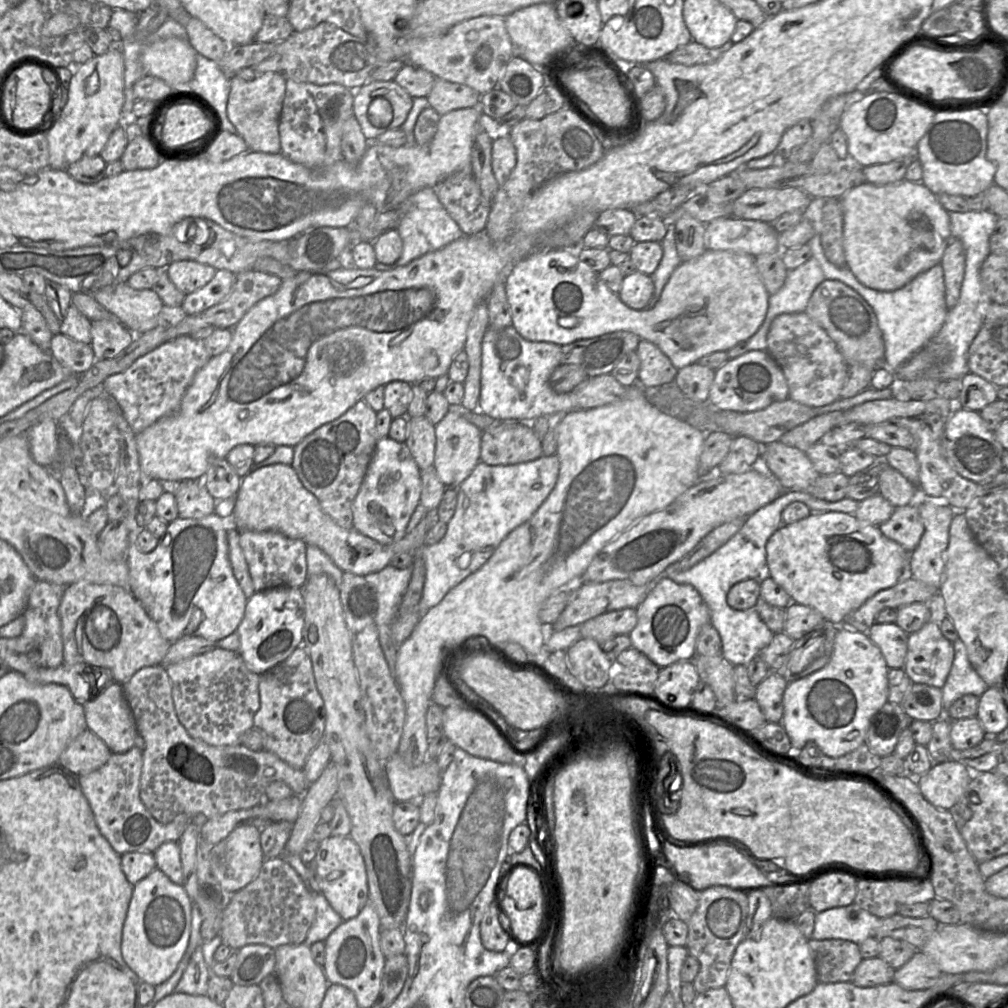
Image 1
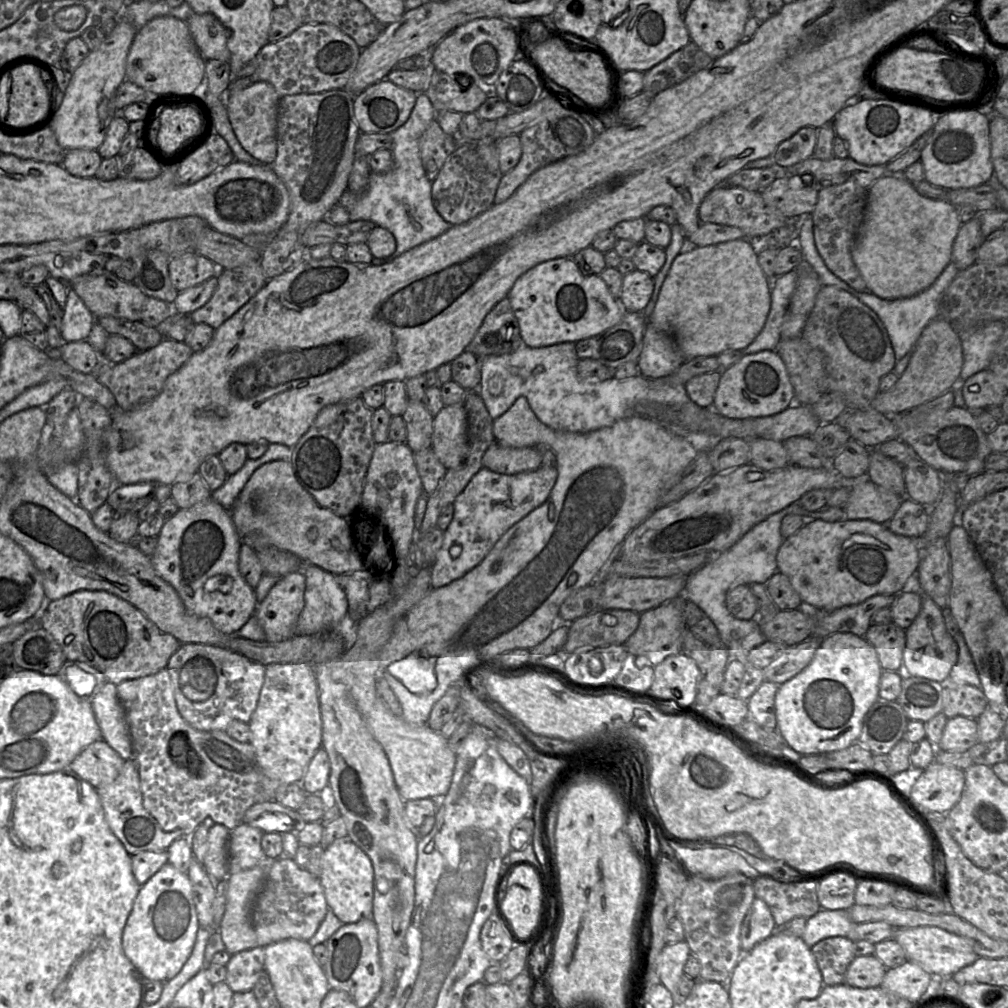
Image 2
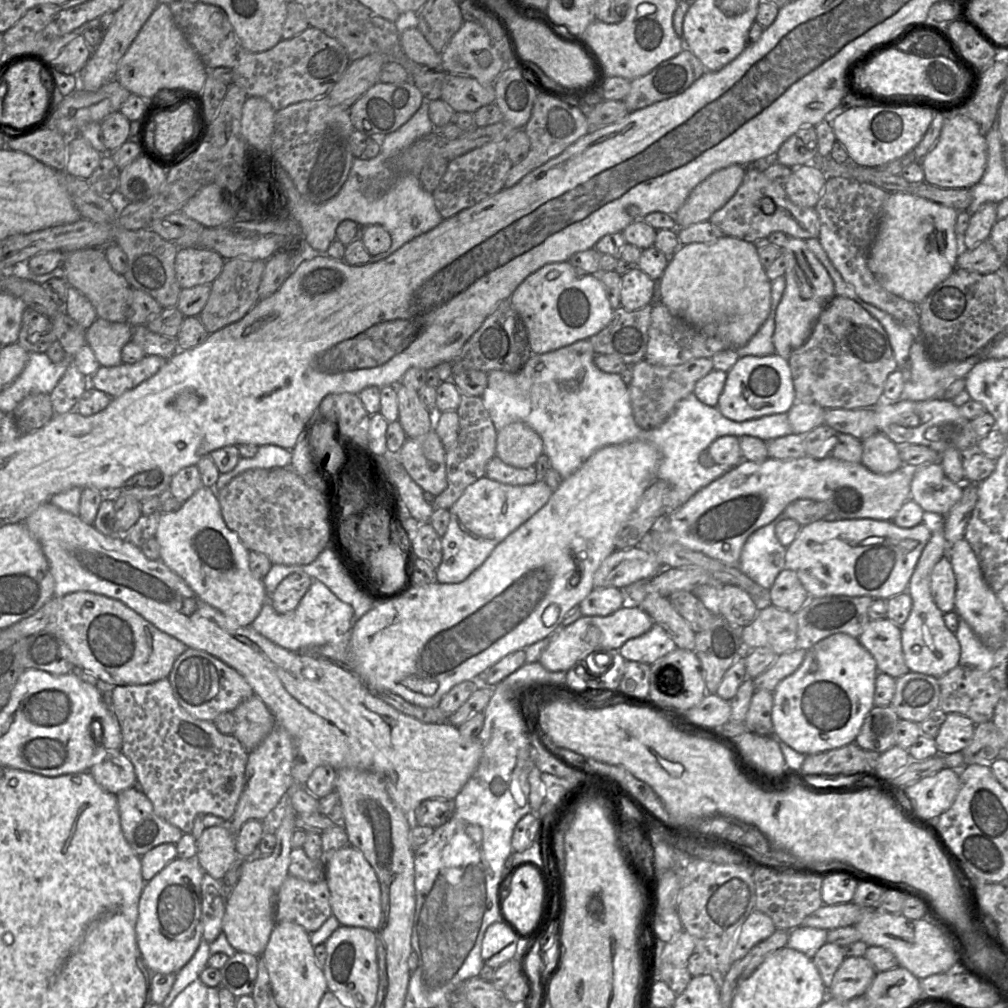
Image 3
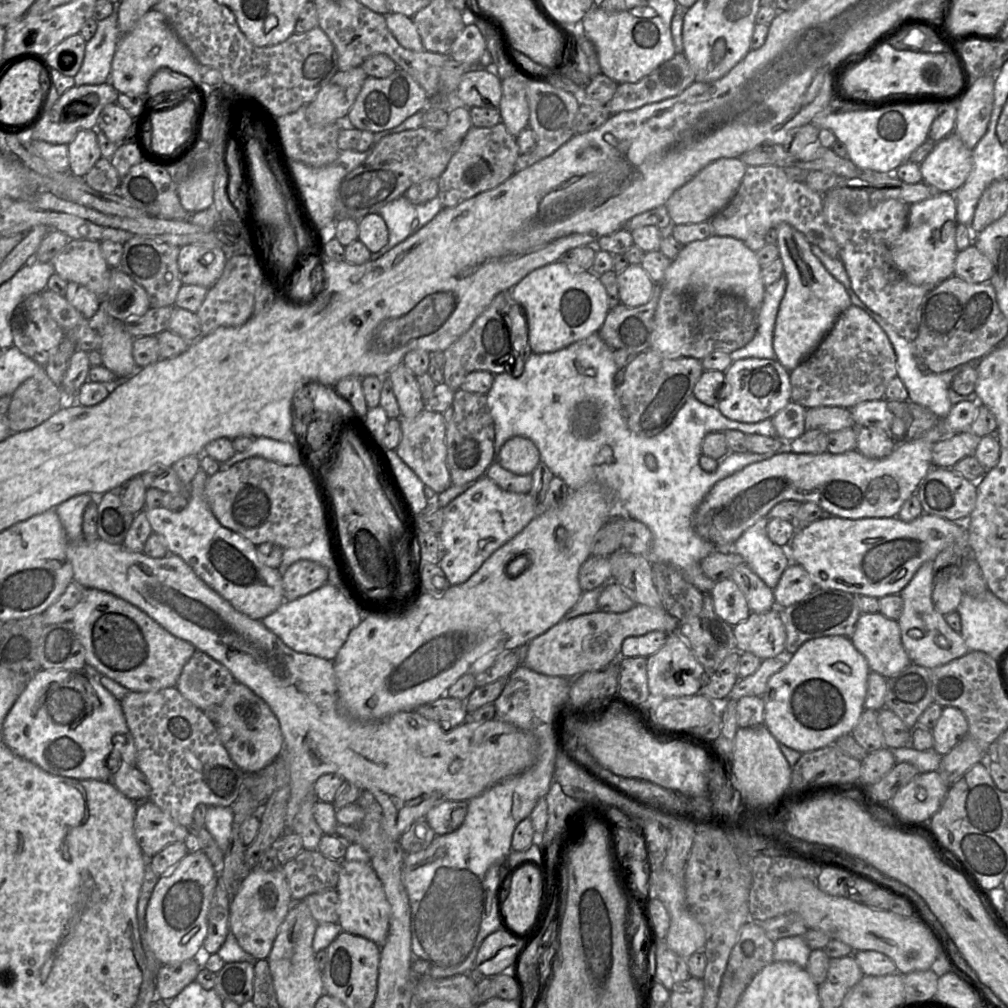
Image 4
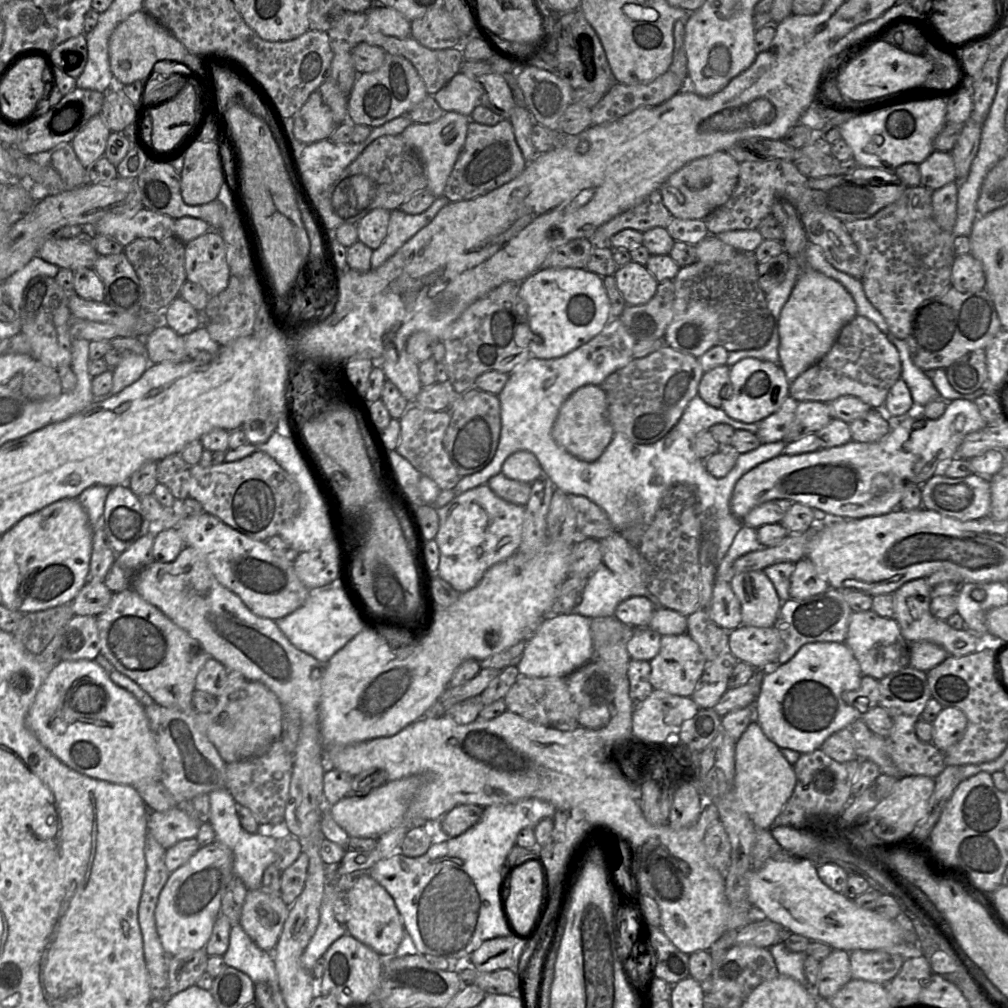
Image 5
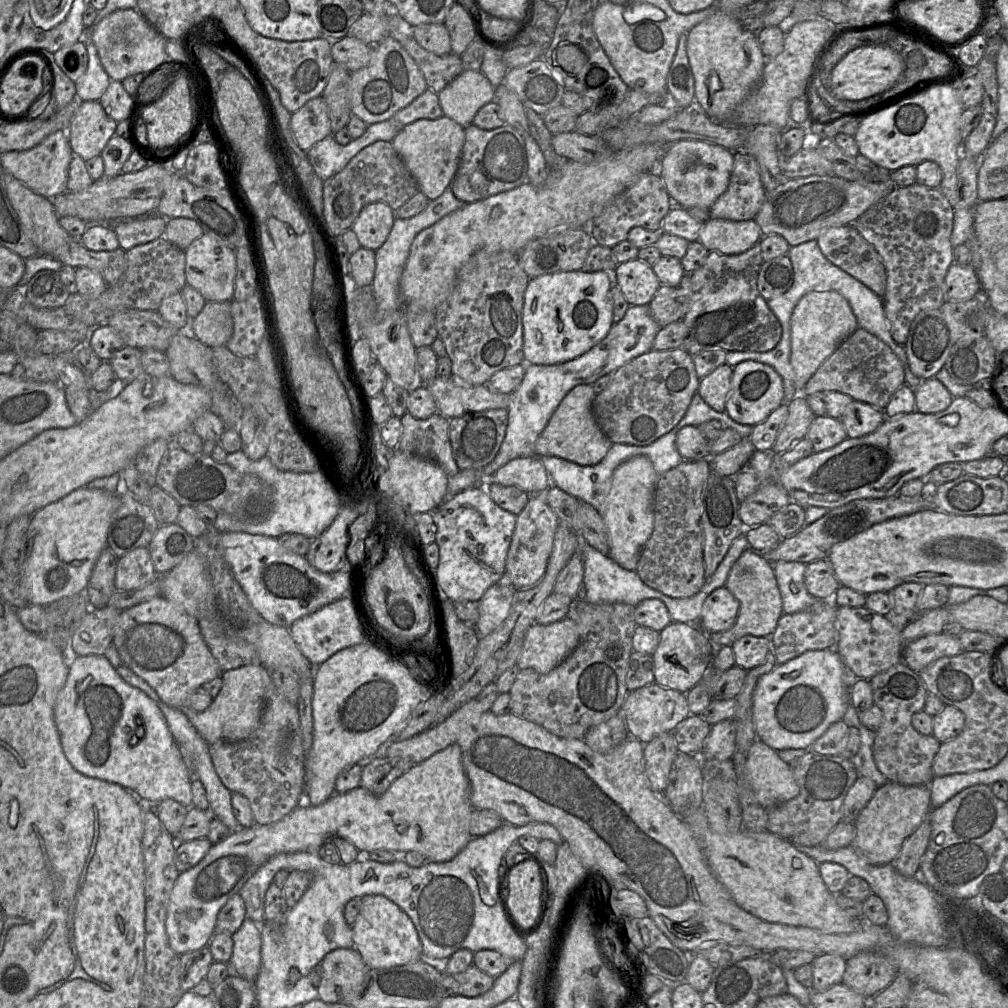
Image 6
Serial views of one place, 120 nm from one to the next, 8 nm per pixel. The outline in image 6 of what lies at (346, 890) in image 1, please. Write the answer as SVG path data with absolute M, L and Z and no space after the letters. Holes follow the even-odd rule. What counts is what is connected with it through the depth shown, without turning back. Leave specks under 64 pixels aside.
M382 895L361 898L359 914L351 929L354 947L369 968L393 968L416 962L423 956L422 944L412 920L398 905Z

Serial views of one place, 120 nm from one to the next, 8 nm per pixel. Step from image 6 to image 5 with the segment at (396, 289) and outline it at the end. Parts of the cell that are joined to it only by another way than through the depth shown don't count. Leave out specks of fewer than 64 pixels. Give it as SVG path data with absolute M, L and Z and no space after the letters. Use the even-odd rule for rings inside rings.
M440 196L420 214L407 214L400 209L391 211L388 232L379 248L373 250L371 269L376 269L393 256L419 230L427 226L450 201Z

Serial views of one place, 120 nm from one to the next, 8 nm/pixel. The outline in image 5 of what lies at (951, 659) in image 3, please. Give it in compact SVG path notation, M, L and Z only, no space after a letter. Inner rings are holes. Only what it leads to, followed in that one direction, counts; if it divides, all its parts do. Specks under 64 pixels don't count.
M918 578L904 583L894 593L894 619L908 643L928 641L944 648L949 656L961 657L979 650L984 641L966 628L956 630L946 621L936 618L930 611L930 592L926 578Z

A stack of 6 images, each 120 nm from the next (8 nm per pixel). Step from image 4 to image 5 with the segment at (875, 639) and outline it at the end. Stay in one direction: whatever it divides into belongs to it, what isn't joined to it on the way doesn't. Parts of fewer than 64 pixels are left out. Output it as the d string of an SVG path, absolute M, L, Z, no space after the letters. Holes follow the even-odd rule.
M873 610L852 613L845 643L857 659L862 675L876 680L909 665L909 643L903 637L899 624L894 618L882 617Z

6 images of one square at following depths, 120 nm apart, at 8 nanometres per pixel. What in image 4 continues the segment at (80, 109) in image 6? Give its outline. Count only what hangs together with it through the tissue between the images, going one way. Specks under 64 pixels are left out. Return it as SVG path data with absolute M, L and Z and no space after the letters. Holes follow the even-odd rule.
M96 129L82 130L67 145L71 174L84 177L102 157L97 132Z

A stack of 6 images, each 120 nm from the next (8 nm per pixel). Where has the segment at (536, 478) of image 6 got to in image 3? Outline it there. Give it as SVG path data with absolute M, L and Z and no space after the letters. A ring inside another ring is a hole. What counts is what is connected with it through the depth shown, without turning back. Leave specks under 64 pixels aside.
M513 422L497 432L496 456L516 468L534 466L543 453L539 434L523 422Z

